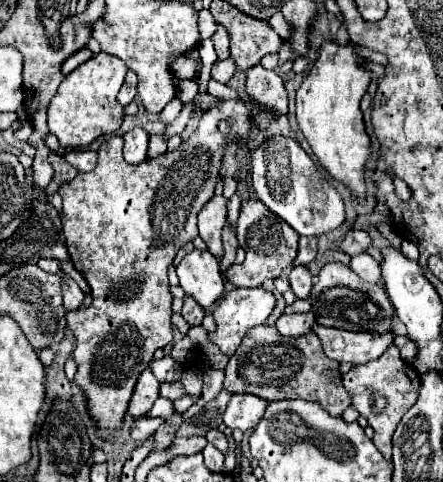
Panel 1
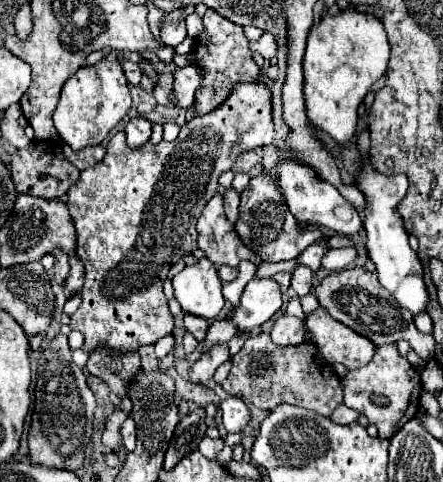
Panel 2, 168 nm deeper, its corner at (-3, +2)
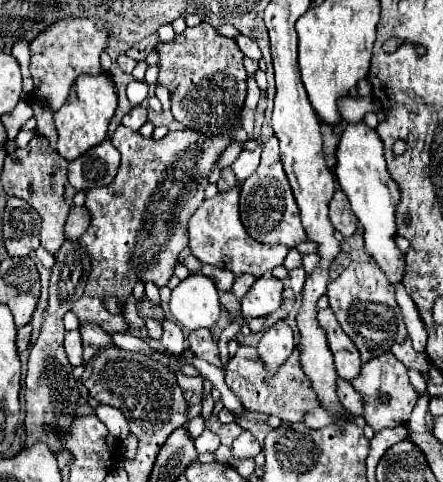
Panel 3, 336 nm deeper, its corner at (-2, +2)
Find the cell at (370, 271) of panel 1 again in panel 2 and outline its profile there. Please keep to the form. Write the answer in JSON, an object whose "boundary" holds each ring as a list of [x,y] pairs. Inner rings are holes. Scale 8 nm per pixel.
{"boundary":[[[353,247],[347,249],[329,249],[325,253],[325,257],[321,259],[321,267],[327,271],[341,271],[345,265],[349,265],[351,261],[355,261],[357,251]]]}

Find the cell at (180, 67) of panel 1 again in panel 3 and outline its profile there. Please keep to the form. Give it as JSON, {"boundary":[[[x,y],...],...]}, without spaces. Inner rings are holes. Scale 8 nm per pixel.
{"boundary":[[[64,17],[50,27],[46,27],[32,43],[30,43],[30,75],[34,79],[32,99],[28,99],[32,105],[40,103],[52,113],[56,113],[74,83],[74,79],[82,73],[96,75],[102,71],[100,67],[100,53],[106,51],[108,43],[108,29],[106,23],[96,23],[92,19],[78,19],[78,17]]]}

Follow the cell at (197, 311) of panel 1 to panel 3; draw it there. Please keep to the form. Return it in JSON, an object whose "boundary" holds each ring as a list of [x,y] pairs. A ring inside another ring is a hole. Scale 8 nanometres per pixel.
{"boundary":[[[208,329],[190,331],[188,341],[189,348],[194,351],[196,357],[206,359],[212,365],[216,365],[216,367],[222,369],[222,359],[220,359],[220,353],[218,353],[218,345],[216,345],[216,341],[214,341],[212,333]]]}

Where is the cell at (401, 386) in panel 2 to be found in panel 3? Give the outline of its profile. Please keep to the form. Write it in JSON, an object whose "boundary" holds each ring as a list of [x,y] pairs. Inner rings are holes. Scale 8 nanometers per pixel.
{"boundary":[[[390,351],[366,361],[362,365],[360,375],[356,379],[352,379],[352,387],[362,397],[362,417],[376,433],[386,427],[406,425],[410,419],[410,413],[416,405],[416,399],[418,399],[416,391],[410,385],[410,379],[408,379],[408,367],[404,363],[400,363]]]}

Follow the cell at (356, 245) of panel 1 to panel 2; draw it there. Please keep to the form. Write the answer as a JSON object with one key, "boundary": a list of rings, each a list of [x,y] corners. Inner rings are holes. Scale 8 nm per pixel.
{"boundary":[[[325,237],[313,245],[309,245],[299,257],[297,257],[297,263],[299,265],[305,265],[309,267],[311,271],[317,271],[321,267],[321,255],[327,253],[327,247],[325,247]]]}

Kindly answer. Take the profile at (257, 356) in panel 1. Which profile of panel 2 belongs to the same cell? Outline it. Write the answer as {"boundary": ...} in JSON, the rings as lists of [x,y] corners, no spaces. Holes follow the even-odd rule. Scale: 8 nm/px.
{"boundary":[[[267,333],[251,335],[241,351],[231,357],[231,373],[223,383],[223,389],[235,397],[245,399],[257,409],[273,411],[281,403],[311,409],[323,417],[329,417],[335,407],[343,403],[341,381],[333,373],[333,367],[321,359],[321,353],[311,343],[297,347],[277,347]]]}

